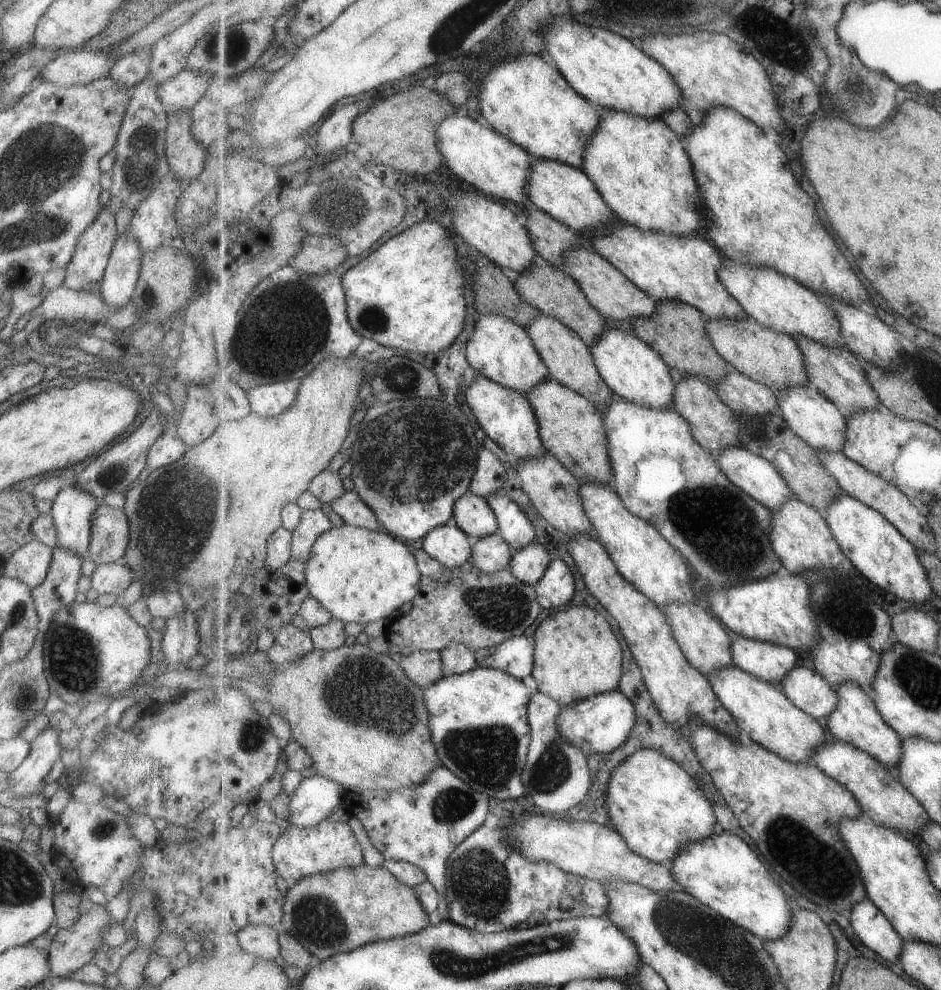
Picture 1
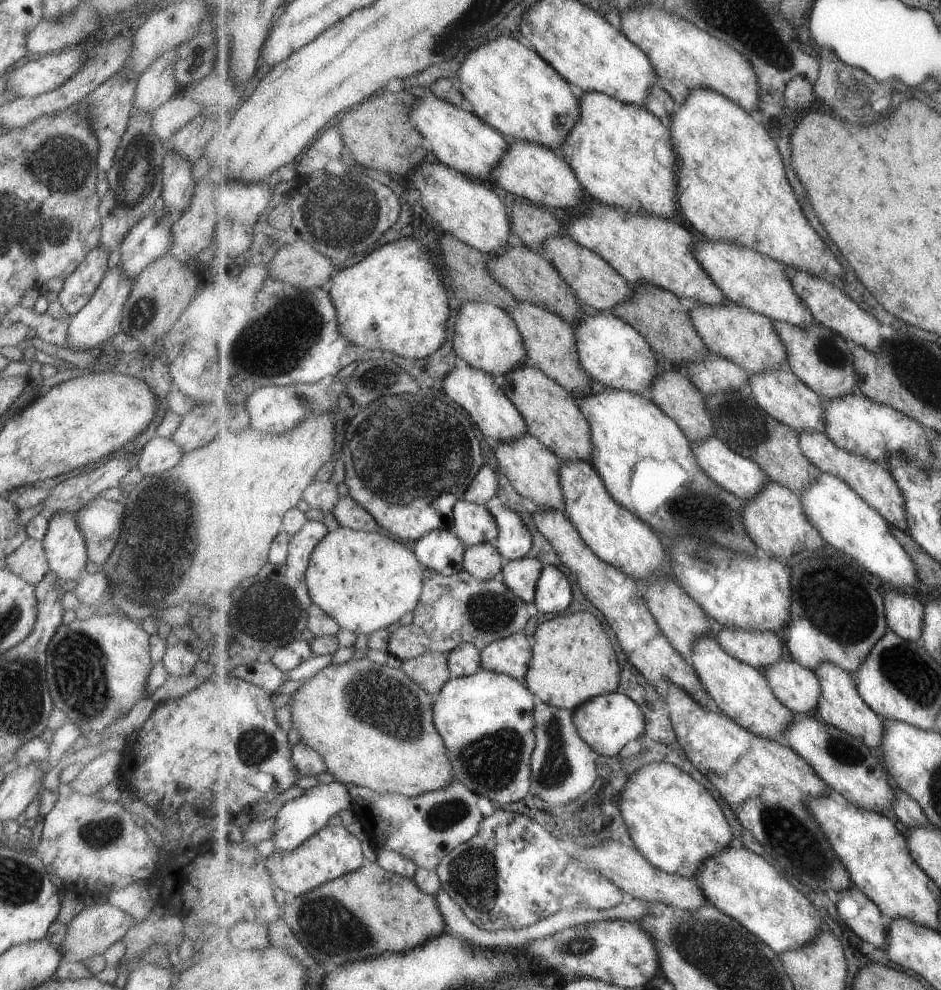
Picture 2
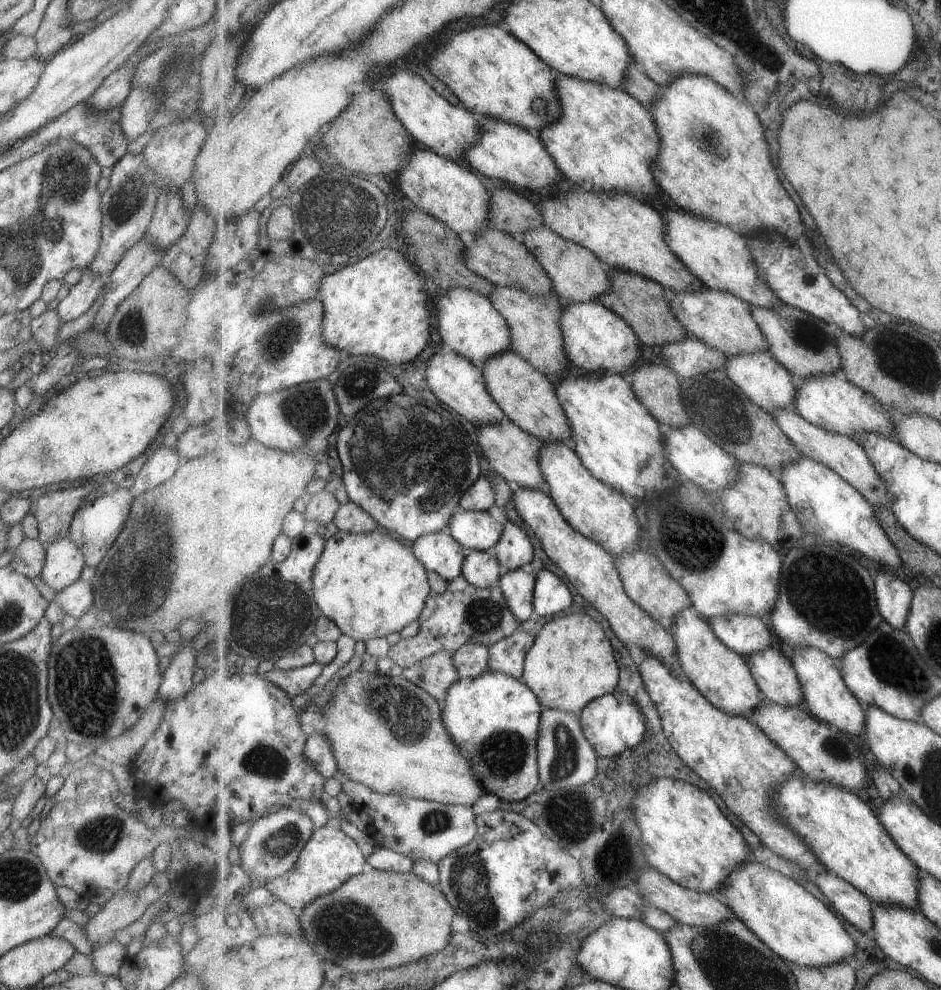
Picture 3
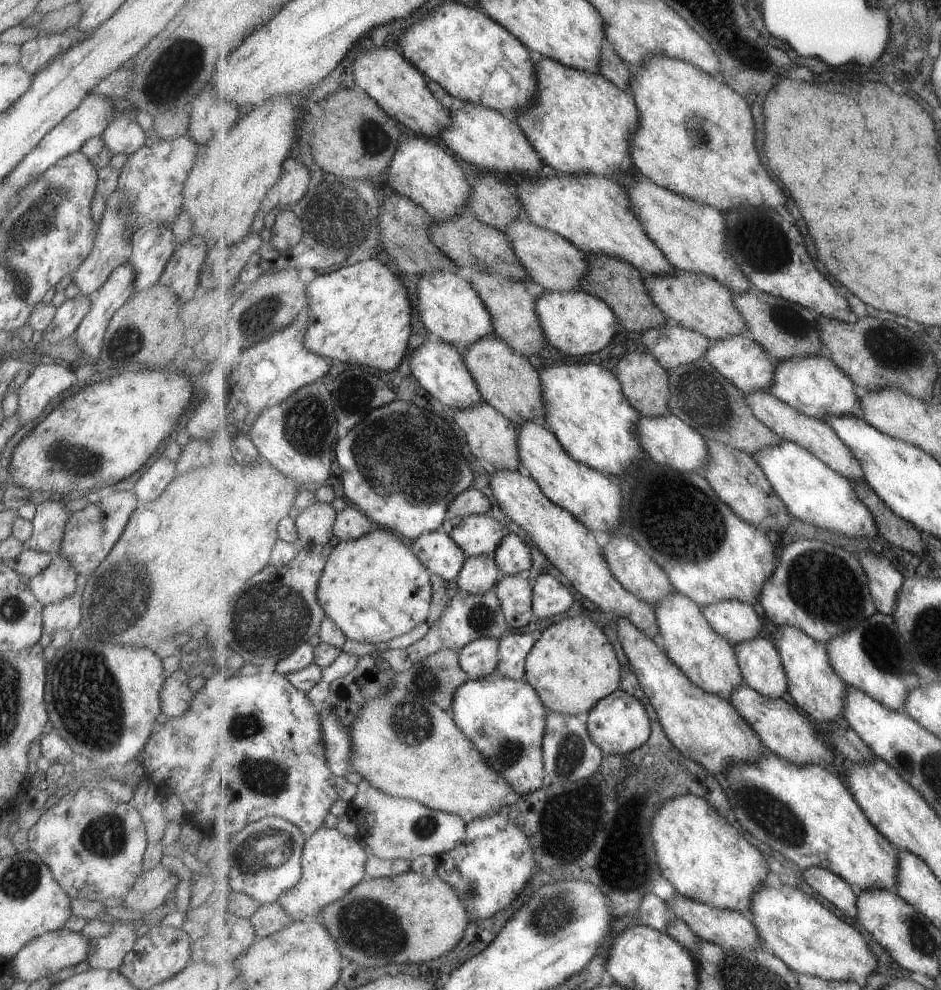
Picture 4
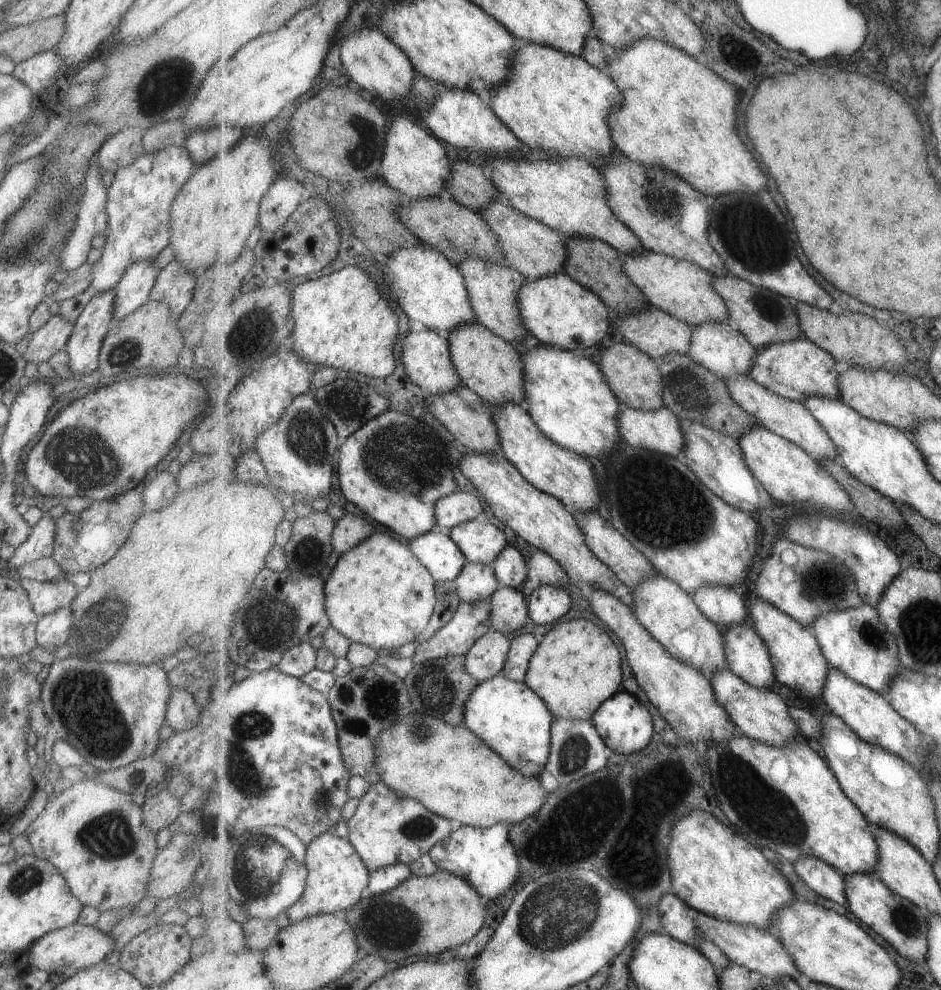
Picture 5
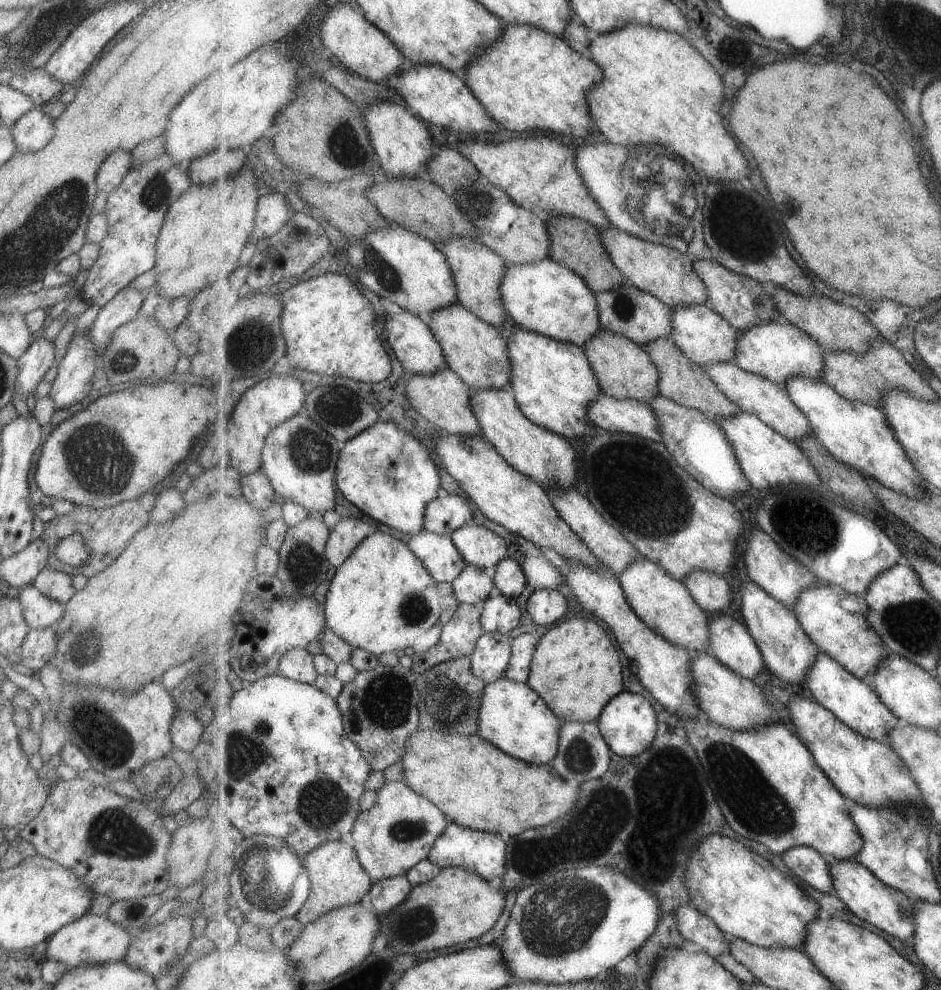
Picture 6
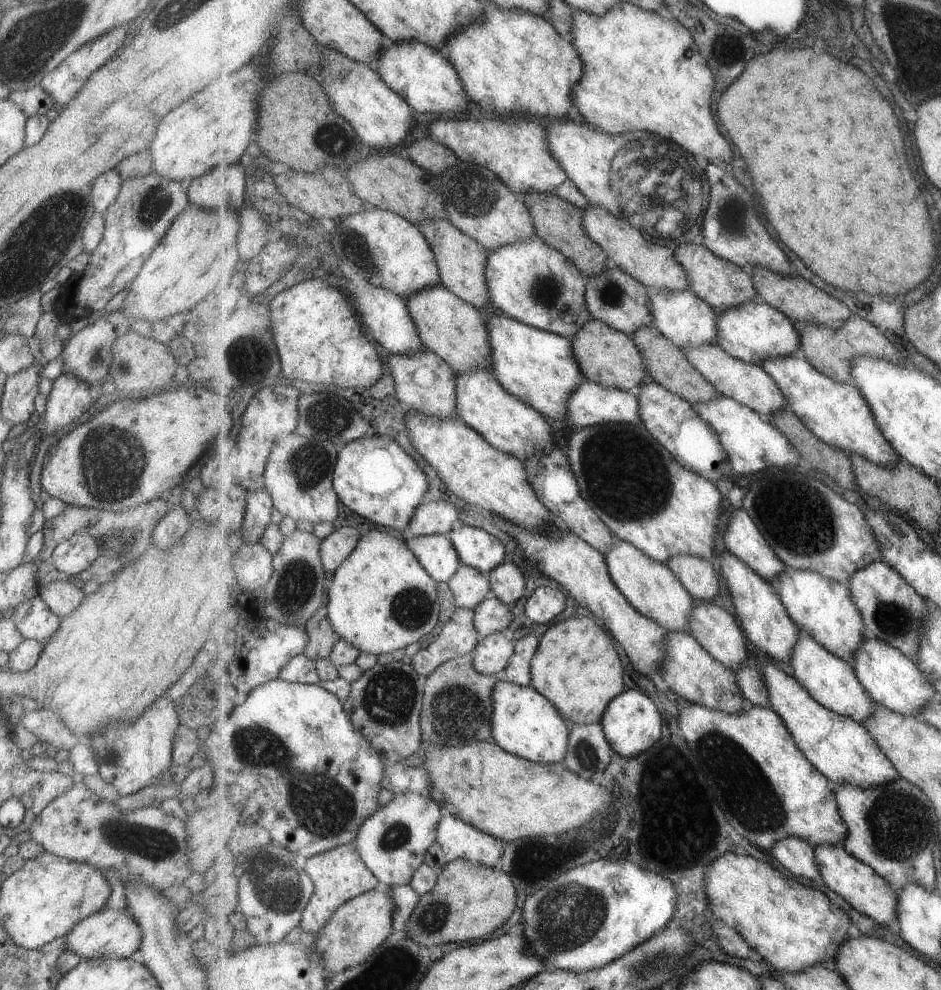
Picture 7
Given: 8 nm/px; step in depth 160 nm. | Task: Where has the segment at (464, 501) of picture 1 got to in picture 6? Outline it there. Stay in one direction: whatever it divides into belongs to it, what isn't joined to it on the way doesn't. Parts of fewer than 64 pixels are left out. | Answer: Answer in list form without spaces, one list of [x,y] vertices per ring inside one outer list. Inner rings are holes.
[[[469,523],[451,534],[468,565],[493,571],[507,556],[507,542],[500,533],[486,526]]]

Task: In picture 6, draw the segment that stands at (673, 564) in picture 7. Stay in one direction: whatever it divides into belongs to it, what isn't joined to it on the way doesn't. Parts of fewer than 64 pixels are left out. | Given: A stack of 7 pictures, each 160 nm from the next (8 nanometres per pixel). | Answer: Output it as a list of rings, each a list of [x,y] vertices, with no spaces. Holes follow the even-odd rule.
[[[697,569],[684,582],[693,593],[697,604],[711,617],[721,616],[733,604],[731,589],[725,576]]]

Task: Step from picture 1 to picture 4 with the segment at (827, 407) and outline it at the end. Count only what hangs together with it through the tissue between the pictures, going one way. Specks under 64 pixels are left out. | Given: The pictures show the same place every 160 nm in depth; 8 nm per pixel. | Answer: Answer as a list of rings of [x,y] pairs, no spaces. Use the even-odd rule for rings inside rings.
[[[748,334],[730,336],[717,341],[717,344],[713,345],[703,357],[745,394],[768,391],[776,383],[777,362]]]

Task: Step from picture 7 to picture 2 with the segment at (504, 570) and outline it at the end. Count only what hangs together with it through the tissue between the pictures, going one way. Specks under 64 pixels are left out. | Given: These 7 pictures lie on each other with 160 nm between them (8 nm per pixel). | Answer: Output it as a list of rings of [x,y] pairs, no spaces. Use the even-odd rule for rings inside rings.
[[[503,504],[489,511],[496,517],[500,528],[495,545],[505,562],[526,557],[533,548],[534,536],[524,520]]]

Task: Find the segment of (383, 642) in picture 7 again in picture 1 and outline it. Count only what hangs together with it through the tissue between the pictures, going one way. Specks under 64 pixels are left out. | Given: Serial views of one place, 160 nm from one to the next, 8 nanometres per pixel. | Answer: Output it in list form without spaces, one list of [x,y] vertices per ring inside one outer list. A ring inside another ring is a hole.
[[[350,524],[333,527],[320,536],[313,545],[312,558],[309,559],[306,570],[306,583],[309,585],[311,597],[315,597],[330,610],[335,619],[364,625],[381,618],[390,621],[399,613],[403,604],[411,603],[417,596],[421,581],[416,554],[406,541],[394,537],[389,532],[372,531]]]

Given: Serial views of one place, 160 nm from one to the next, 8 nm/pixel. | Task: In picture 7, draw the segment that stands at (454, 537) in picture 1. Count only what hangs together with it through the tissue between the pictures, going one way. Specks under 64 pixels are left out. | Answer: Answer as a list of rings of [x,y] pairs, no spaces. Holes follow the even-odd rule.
[[[449,534],[421,535],[406,542],[438,583],[449,583],[461,568],[462,560]]]

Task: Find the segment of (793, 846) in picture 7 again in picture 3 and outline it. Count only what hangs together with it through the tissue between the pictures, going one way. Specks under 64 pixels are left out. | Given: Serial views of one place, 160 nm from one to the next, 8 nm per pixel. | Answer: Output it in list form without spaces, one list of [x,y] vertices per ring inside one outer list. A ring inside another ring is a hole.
[[[829,871],[819,874],[816,884],[843,918],[863,932],[872,934],[876,902],[865,896],[854,884]]]

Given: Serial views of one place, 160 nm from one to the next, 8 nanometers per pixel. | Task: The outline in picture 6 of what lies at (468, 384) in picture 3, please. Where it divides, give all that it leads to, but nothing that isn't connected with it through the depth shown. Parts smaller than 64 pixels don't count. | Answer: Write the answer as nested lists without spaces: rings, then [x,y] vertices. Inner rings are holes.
[[[402,310],[399,313],[387,314],[385,320],[383,336],[408,375],[434,375],[449,367],[440,340],[421,317],[411,311]]]

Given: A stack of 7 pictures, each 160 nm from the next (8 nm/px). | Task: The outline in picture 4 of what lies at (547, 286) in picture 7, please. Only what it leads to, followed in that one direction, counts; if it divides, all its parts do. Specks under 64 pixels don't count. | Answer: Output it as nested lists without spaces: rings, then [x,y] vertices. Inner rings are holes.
[[[547,291],[537,301],[537,312],[550,344],[559,350],[563,357],[597,354],[617,334],[621,325],[616,312],[602,298],[587,291]]]

